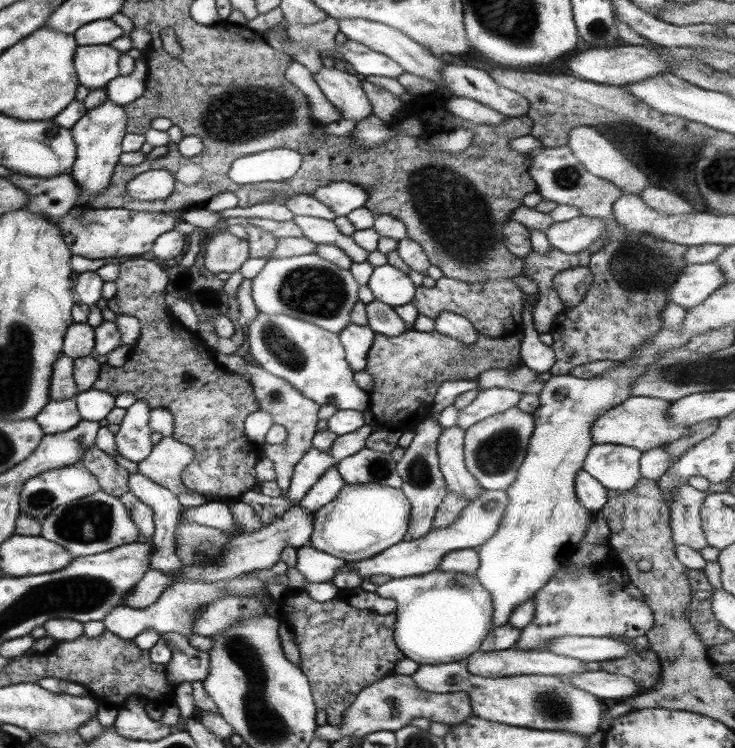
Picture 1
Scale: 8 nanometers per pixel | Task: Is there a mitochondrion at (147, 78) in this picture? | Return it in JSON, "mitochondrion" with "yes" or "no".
{"mitochondrion":"no"}

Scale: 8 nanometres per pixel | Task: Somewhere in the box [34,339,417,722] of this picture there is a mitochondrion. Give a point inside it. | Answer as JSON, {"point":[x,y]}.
{"point":[90,521]}

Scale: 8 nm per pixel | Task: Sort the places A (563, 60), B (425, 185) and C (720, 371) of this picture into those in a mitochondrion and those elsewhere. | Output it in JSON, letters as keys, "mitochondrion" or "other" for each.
{"A":"other","B":"mitochondrion","C":"mitochondrion"}

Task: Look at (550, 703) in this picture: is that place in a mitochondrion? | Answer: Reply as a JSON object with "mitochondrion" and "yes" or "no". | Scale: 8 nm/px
{"mitochondrion":"yes"}

